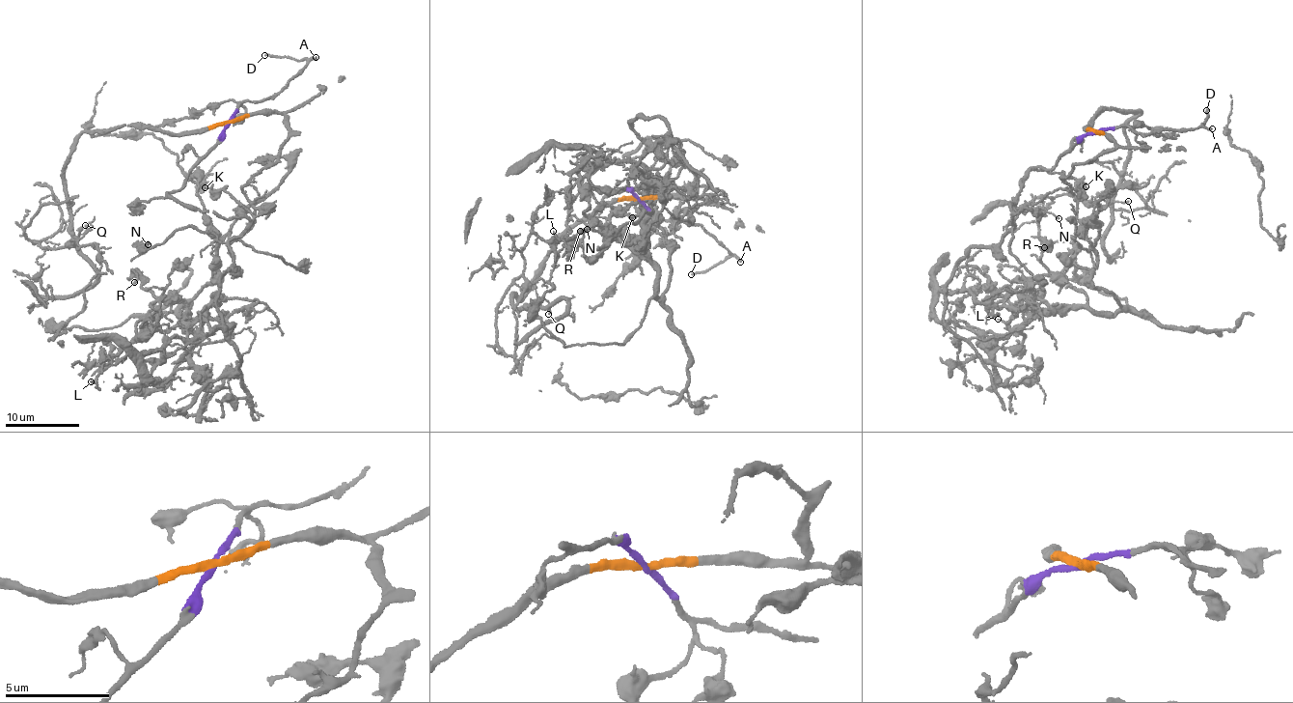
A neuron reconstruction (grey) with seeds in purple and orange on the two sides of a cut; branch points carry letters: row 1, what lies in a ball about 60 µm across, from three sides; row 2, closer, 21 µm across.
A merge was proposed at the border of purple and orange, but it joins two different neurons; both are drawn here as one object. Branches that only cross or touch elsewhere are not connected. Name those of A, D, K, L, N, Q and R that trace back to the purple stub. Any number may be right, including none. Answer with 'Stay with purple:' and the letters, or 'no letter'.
Stay with purple: A, D, K, N

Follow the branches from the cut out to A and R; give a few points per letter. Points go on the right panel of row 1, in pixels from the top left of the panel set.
A: (1095, 133), (1124, 125), (1141, 136), (1166, 129), (1182, 132), (1200, 126), (1212, 128)
R: (1095, 131), (1114, 149), (1061, 178), (1122, 308), (1097, 314), (1058, 275), (1072, 245), (1043, 248)

